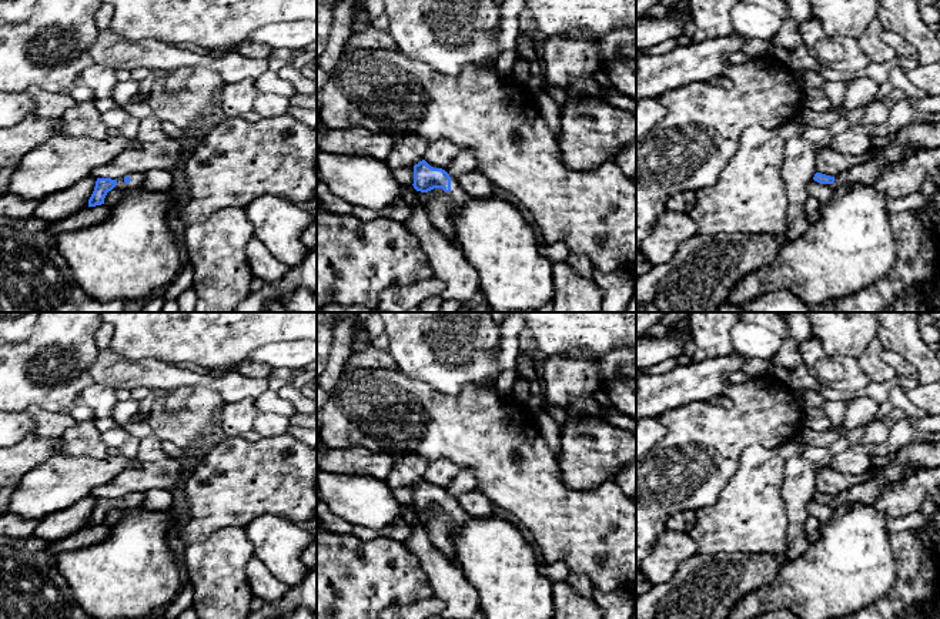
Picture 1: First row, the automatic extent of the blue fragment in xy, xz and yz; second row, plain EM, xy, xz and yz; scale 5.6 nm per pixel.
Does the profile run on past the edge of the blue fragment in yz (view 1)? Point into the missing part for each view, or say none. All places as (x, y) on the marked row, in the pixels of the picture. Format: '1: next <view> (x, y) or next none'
1: next yz (915, 137)

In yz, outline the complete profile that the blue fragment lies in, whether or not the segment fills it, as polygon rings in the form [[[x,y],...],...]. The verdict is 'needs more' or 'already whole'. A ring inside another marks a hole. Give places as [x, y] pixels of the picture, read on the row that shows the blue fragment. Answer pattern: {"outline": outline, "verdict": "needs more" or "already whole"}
{"outline": [[[940,123],[910,124],[896,133],[892,144],[883,148],[872,148],[867,161],[837,177],[816,173],[813,180],[820,184],[830,184],[833,190],[844,184],[873,185],[884,167],[903,163],[911,150],[934,150],[939,147]]], "verdict": "needs more"}

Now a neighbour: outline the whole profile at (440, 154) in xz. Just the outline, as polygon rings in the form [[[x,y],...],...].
[[[449,140],[429,143],[424,160],[434,168],[445,170],[458,155],[459,147]]]

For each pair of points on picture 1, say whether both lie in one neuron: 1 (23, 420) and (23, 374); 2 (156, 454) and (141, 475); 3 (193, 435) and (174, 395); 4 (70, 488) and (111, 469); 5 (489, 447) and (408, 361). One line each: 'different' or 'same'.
1: different
2: same
3: different
4: same
5: different

